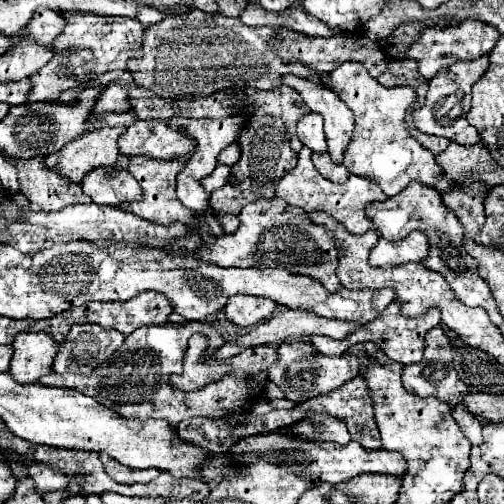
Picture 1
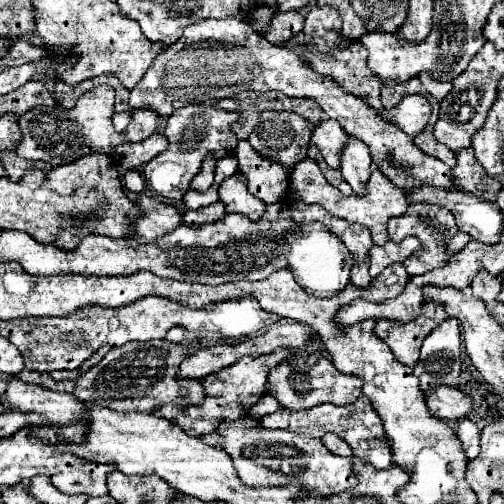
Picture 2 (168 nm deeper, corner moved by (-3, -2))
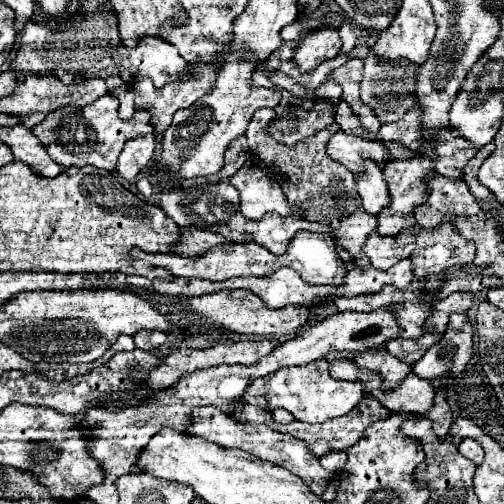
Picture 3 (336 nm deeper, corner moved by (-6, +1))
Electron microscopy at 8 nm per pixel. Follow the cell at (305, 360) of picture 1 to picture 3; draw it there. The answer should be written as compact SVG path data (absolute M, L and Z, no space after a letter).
M326 358L314 360L312 364L306 364L306 366L282 368L280 372L274 372L272 376L264 376L260 380L254 380L242 396L244 404L252 404L252 406L258 406L258 408L268 410L268 412L274 412L276 408L284 408L296 420L308 422L308 424L324 422L324 420L336 418L336 416L344 416L360 400L362 400L360 384L352 384L352 382L344 382L344 380L332 380L332 376L328 372Z

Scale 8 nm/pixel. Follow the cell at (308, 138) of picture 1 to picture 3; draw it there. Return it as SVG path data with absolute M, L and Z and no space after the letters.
M336 132L328 142L328 154L344 164L350 172L364 172L364 160L372 160L380 168L388 162L388 148L380 140L364 140L360 136L350 136L344 132Z

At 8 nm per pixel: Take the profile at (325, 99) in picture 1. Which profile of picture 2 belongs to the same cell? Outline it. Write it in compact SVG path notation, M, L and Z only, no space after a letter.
M347 135L347 143L339 155L341 175L353 187L353 193L363 193L365 183L371 175L371 155L369 147L355 135Z

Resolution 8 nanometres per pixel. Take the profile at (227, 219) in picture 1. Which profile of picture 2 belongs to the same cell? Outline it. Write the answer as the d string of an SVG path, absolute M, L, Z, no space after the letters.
M265 111L247 141L263 159L271 159L271 161L283 165L285 169L291 169L295 163L299 163L307 155L309 135L311 135L313 127L315 127L313 123L305 121L297 113L291 113L291 111Z

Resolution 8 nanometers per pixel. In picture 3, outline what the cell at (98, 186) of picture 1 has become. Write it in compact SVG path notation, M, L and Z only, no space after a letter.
M180 228L180 244L176 244L176 254L186 258L200 258L208 250L230 244L232 240L214 234L214 232L202 232L200 228Z

